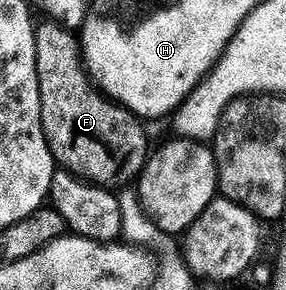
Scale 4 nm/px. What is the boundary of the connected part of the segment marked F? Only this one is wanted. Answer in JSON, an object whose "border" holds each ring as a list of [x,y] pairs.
{"border":[[[43,21],[36,30],[36,72],[40,80],[40,108],[42,127],[55,163],[65,173],[89,182],[92,186],[118,188],[121,182],[133,183],[141,175],[148,161],[146,130],[137,114],[119,106],[94,85],[80,57],[80,46],[75,35],[56,21]]]}

